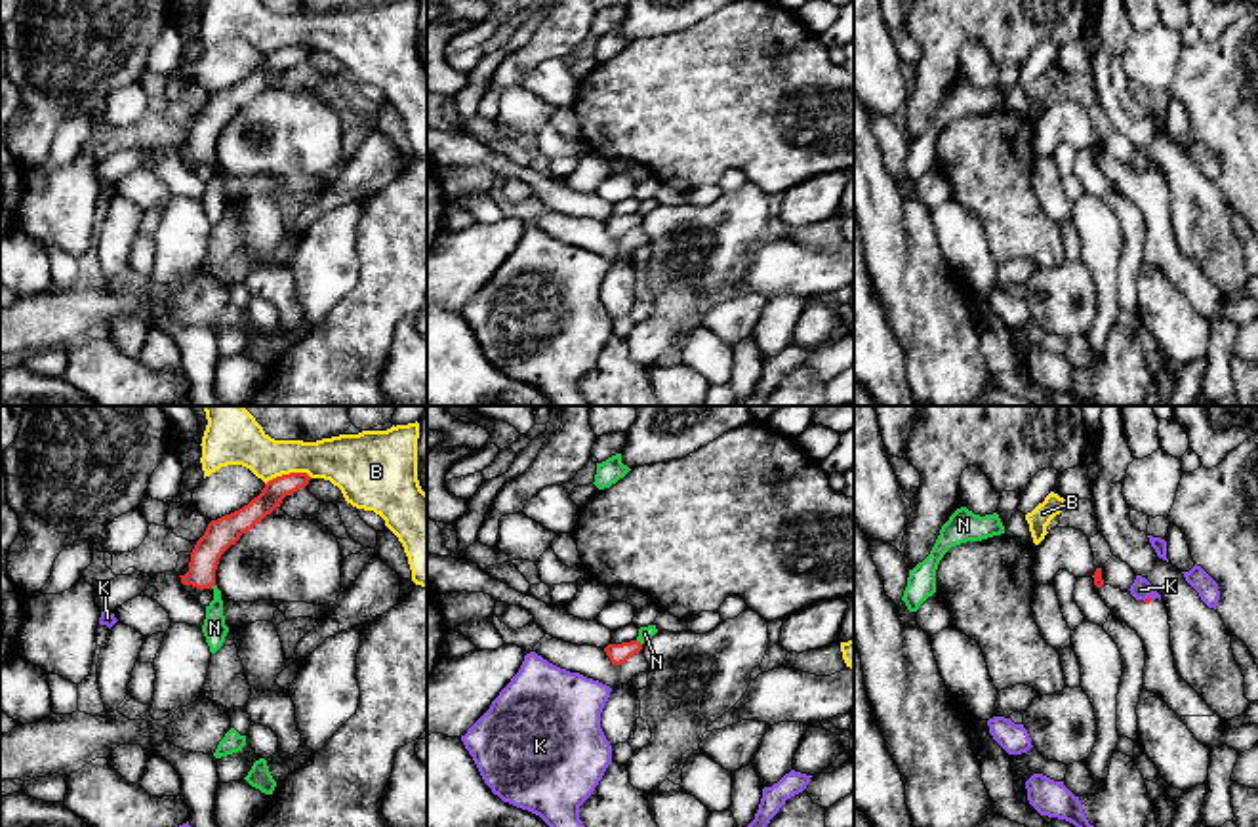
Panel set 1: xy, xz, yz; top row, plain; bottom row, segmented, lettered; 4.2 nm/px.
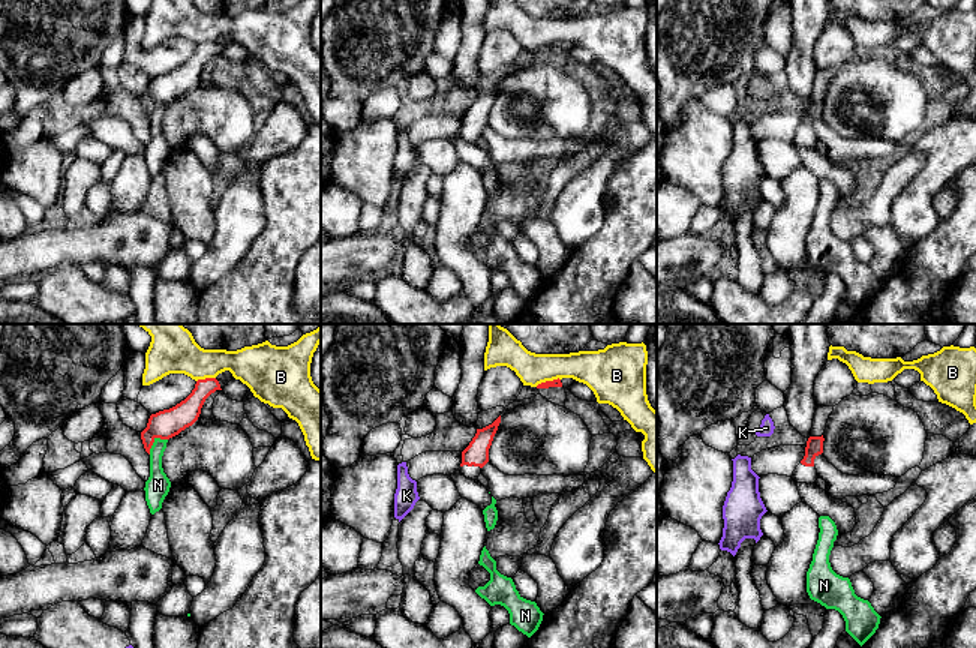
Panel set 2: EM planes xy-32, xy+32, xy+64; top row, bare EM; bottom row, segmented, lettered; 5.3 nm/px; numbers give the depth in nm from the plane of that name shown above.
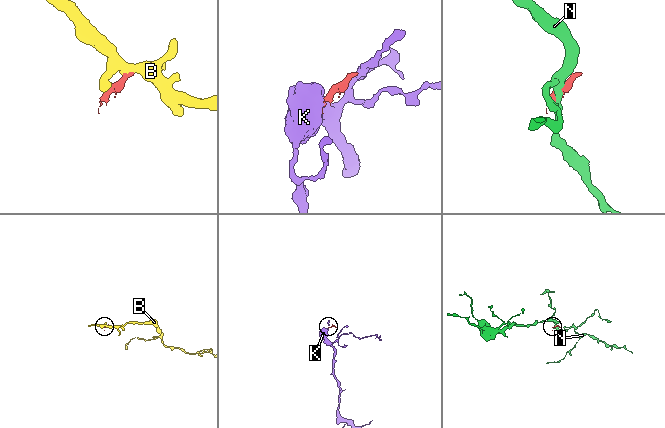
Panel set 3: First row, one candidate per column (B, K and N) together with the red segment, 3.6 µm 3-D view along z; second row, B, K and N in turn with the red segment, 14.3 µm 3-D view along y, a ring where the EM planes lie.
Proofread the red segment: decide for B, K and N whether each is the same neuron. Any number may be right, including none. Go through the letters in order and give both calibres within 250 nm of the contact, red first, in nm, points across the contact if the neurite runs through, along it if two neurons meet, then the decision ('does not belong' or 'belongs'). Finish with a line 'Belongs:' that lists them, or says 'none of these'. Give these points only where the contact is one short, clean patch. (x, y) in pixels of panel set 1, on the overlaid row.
B: 100 nm thick on the red side, 220 nm on the other; border along xy (311, 477), (305, 473), (283, 473), (265, 484); does not belong
K: 20 nm thick on the red side, 90 nm on the other; border along yz (1152, 597), (1144, 601); does not belong
N: 90 nm thick on the red side, 60 nm on the other; border along xz (637, 639), (641, 645); does not belong
Belongs: none of these

